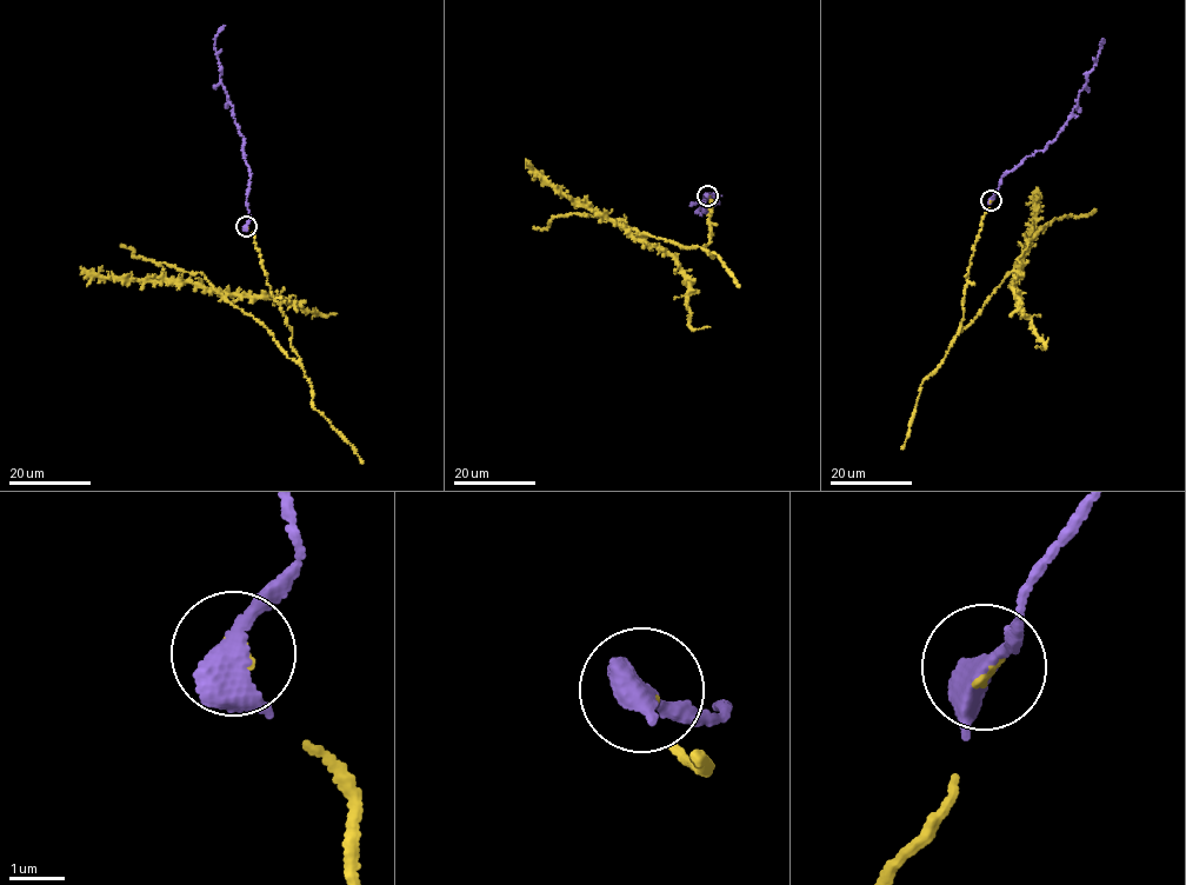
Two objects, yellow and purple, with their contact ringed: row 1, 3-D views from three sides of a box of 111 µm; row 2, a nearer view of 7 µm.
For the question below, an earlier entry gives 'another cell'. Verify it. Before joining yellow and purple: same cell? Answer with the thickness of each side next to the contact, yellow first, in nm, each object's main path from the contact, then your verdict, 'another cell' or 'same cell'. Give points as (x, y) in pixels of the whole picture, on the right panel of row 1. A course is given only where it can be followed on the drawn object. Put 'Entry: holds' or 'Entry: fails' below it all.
calibres 110 and 440 nm; course yellow (991, 200), (970, 259), (964, 313), (953, 340), (1007, 275), (1024, 264), (1035, 227), (1038, 200), (1032, 192); course purple (991, 200), (1001, 175), (1055, 139), (1077, 104), (1103, 40); same cell
Entry: fails

